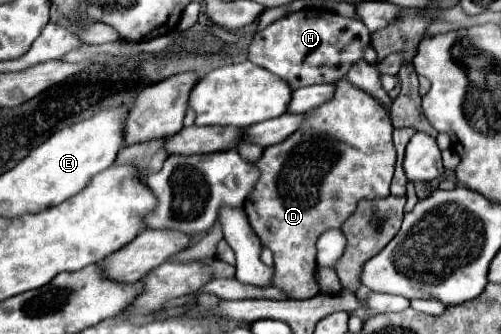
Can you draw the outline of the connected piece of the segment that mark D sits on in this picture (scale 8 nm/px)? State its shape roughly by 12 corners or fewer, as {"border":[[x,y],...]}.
{"border":[[347,79],[255,161],[245,199],[291,299],[315,241],[387,197],[389,111]]}

